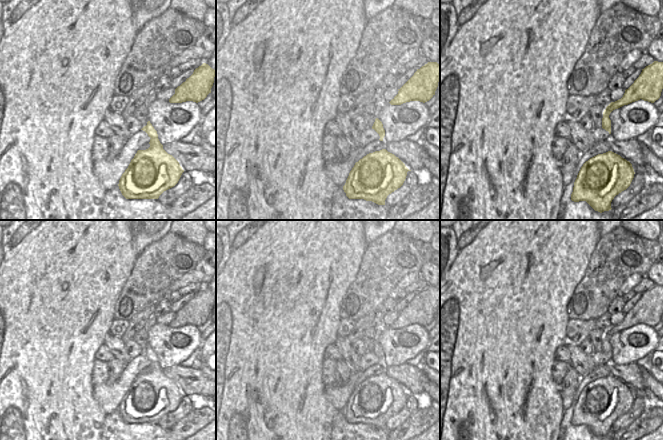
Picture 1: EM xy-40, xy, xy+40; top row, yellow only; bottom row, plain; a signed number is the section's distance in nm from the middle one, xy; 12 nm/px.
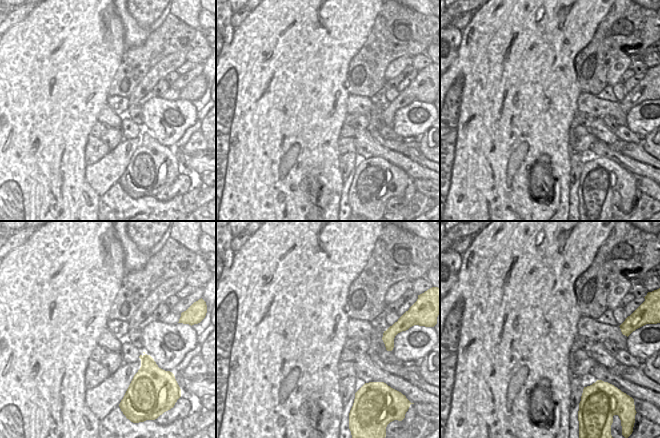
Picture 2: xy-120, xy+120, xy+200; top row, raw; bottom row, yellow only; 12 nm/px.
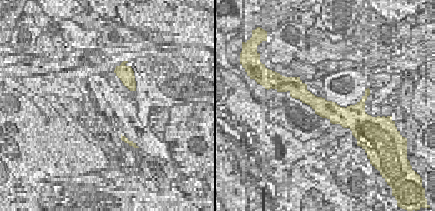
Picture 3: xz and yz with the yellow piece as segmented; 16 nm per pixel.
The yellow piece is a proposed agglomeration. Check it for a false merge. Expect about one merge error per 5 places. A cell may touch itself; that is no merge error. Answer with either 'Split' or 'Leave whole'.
Leave whole.

